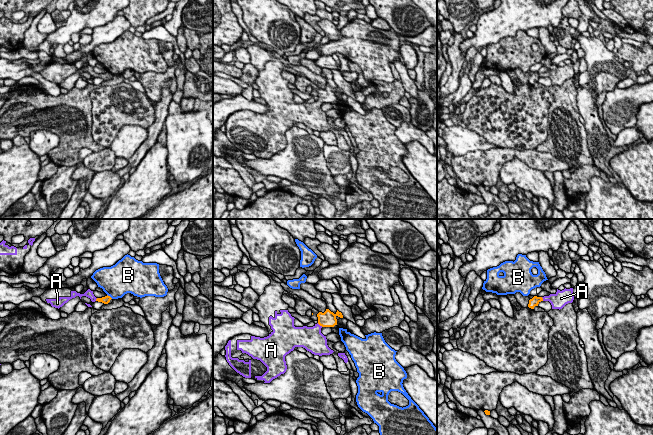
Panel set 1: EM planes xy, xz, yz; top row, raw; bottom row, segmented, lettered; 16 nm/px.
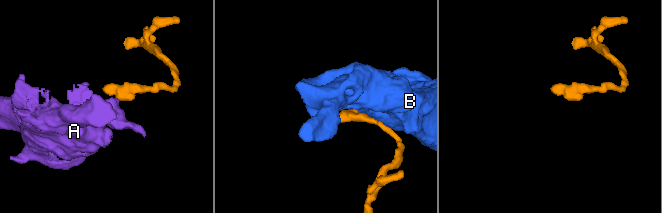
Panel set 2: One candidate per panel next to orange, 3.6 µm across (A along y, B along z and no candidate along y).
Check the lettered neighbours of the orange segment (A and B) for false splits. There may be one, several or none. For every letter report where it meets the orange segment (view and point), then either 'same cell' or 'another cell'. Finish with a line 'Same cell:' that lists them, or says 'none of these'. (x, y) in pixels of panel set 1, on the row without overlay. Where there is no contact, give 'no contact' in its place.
A: xz (320, 101) | same cell
B: xy (109, 72) | another cell
Same cell: A

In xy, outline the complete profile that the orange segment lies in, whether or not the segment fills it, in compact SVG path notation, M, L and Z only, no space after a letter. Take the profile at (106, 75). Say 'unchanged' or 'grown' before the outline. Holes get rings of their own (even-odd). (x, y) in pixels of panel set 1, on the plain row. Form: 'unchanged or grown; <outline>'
grown; M49 62L40 74L46 80L59 85L70 75L75 74L76 72L79 72L80 75L82 72L86 72L90 74L92 78L98 77L104 80L108 80L112 75L108 71L102 74L96 74L93 67L90 65L88 65L84 70L80 70L75 67L75 64L60 64L56 62Z

